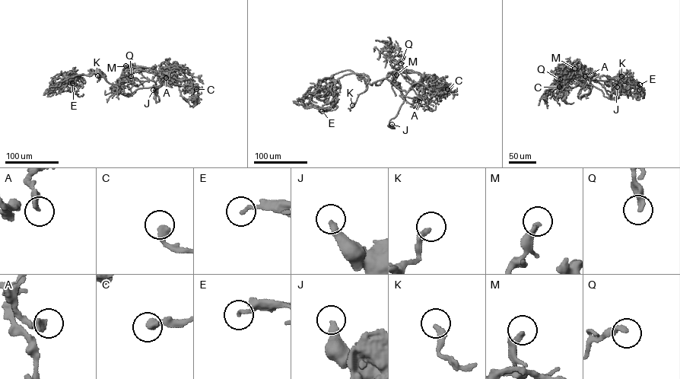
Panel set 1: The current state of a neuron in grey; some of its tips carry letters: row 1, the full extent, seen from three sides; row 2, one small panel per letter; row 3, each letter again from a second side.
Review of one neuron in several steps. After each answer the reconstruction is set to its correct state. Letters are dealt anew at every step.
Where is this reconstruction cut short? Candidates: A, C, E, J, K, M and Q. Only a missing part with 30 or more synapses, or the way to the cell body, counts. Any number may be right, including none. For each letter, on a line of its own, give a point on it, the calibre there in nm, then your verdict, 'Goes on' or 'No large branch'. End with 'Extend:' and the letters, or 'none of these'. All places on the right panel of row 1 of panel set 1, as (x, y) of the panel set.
A: Place: (585, 76). Thickness 240 nm. Goes on
C: Place: (559, 87). Thickness 360 nm. No large branch
E: Place: (640, 84). Thickness 170 nm. No large branch
J: Place: (617, 87). Thickness 360 nm. No large branch
K: Place: (621, 76). Thickness 280 nm. No large branch
M: Place: (574, 68). Thickness 280 nm. Goes on
Q: Place: (560, 79). Thickness 240 nm. No large branch
Extend: A, M

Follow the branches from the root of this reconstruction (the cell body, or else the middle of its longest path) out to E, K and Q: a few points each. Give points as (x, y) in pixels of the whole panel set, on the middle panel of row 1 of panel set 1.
E: (391, 126), (406, 92), (385, 78), (371, 85), (366, 75), (344, 74), (332, 87), (337, 107), (322, 111)
K: (391, 126), (389, 121), (398, 113), (406, 92), (386, 78), (371, 85), (367, 74), (367, 88), (352, 105)
Q: (391, 126), (389, 125), (389, 121), (398, 113), (406, 93), (413, 84), (401, 65), (404, 58), (401, 63)

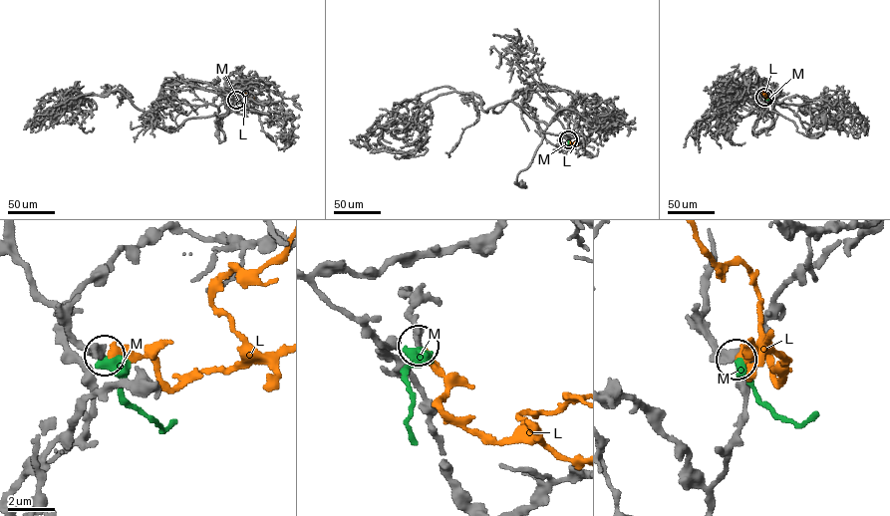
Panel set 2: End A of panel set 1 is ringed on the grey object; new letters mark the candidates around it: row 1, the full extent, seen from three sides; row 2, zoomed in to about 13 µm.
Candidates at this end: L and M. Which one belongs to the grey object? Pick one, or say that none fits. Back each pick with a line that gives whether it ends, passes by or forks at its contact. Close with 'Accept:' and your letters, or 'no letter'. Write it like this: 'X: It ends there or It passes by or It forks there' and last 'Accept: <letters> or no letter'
L: It ends there
Accept: L

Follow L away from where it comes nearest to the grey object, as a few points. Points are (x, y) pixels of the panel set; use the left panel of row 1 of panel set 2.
L: (236, 100), (254, 99)

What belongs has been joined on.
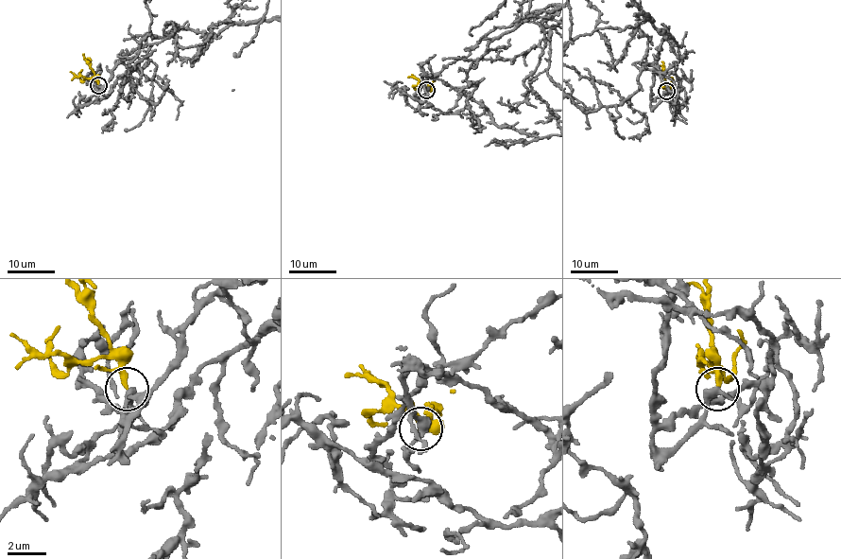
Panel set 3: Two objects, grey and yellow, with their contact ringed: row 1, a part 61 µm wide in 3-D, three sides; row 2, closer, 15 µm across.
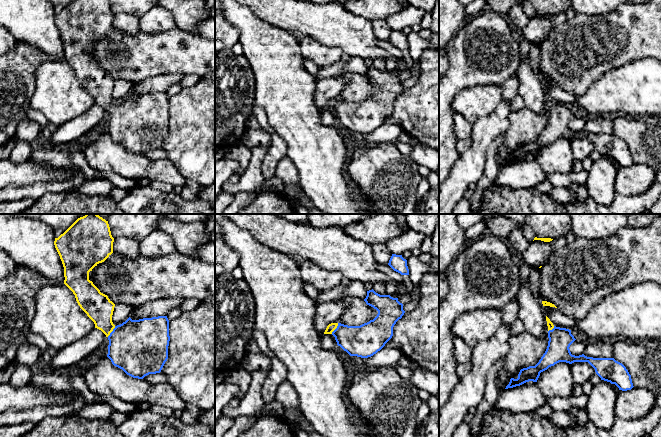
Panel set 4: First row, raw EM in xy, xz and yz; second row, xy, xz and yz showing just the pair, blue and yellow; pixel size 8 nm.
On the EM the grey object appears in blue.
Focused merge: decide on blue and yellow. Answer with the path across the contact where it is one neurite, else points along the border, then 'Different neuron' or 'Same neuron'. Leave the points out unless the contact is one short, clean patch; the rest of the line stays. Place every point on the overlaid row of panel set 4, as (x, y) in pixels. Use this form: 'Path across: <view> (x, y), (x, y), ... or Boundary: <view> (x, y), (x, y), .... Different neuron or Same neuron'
Path across: xy (138, 347), (112, 331), (103, 322), (98, 307). Same neuron

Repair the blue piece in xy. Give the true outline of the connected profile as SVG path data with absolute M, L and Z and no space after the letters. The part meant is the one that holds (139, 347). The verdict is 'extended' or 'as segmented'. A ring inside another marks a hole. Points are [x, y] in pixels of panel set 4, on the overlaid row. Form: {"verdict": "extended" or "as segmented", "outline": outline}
{"verdict": "extended", "outline": "M86 214L78 218L63 234L55 238L54 245L60 256L64 267L64 284L73 292L80 308L94 322L95 328L101 330L109 340L107 357L112 364L122 369L127 375L143 379L149 374L160 373L165 362L168 359L169 336L169 320L167 316L158 316L152 318L143 318L132 320L130 317L120 325L115 326L112 322L112 315L115 304L107 295L89 280L89 272L99 263L104 262L113 253L114 238L111 235L108 221L100 217L98 214Z"}

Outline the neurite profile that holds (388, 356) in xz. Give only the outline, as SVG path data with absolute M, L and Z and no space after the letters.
M384 346L380 351L368 358L351 356L350 368L354 372L360 369L377 370L380 367L396 366L402 353L393 347Z

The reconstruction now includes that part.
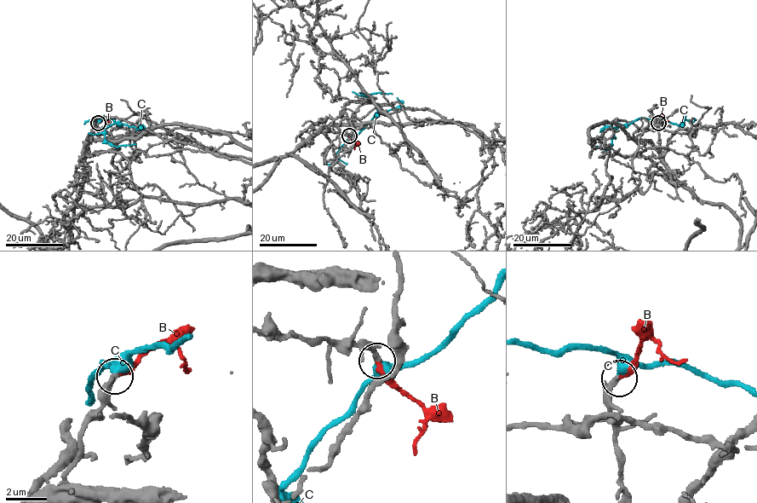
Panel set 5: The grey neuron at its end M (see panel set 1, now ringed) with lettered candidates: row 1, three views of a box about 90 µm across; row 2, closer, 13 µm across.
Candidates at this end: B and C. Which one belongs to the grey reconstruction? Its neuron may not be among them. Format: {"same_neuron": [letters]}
{"same_neuron": ["B"]}

